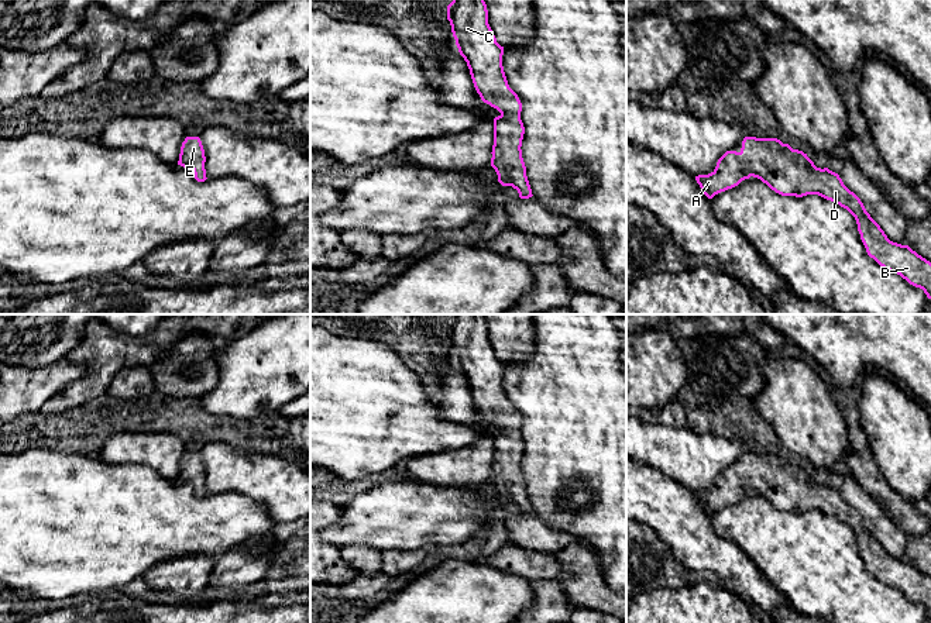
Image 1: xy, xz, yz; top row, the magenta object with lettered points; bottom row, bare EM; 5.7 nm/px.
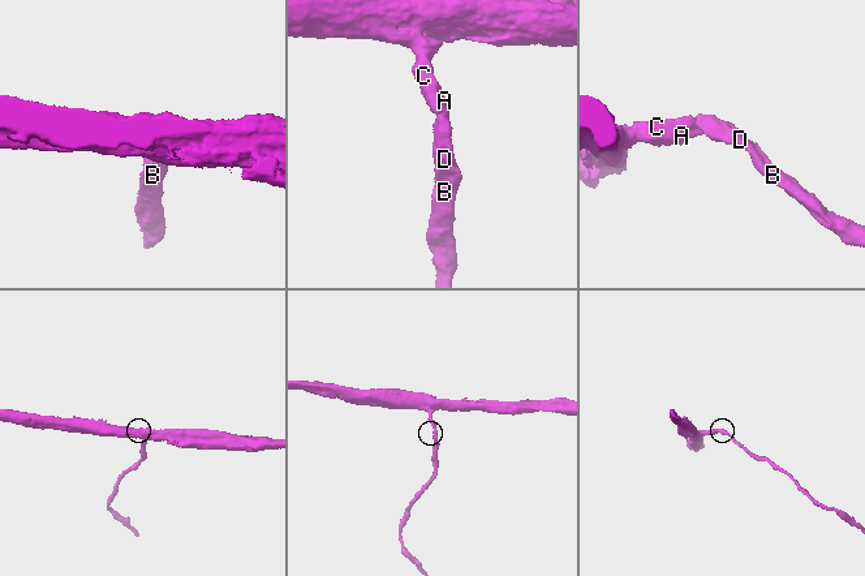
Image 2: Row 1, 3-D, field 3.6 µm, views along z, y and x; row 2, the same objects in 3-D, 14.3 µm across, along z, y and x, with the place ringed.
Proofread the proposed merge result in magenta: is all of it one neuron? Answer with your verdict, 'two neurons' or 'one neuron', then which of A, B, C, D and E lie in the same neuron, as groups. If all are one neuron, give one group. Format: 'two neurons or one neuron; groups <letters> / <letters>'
one neuron; groups A B C D E

